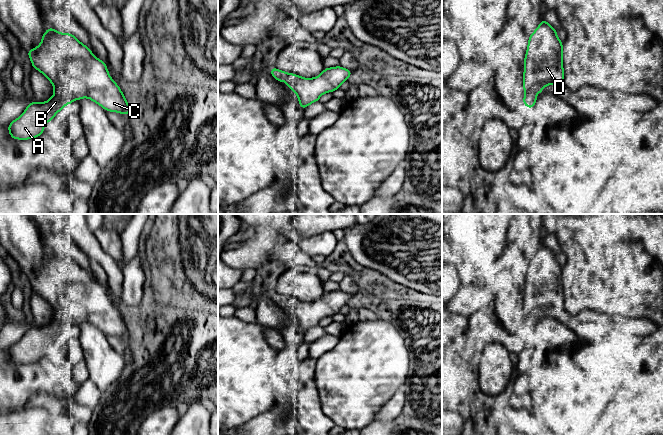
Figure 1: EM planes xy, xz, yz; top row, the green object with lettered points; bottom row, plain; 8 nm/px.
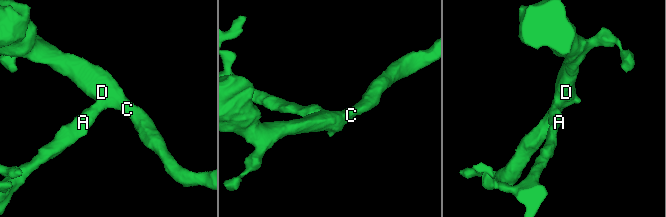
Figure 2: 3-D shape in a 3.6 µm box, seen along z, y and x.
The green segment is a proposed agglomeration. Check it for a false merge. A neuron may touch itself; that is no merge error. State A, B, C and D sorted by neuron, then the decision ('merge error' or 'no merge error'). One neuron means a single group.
A B C D | no merge error

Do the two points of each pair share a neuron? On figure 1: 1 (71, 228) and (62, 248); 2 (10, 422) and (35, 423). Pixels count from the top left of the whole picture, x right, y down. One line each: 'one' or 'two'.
1: two
2: one

